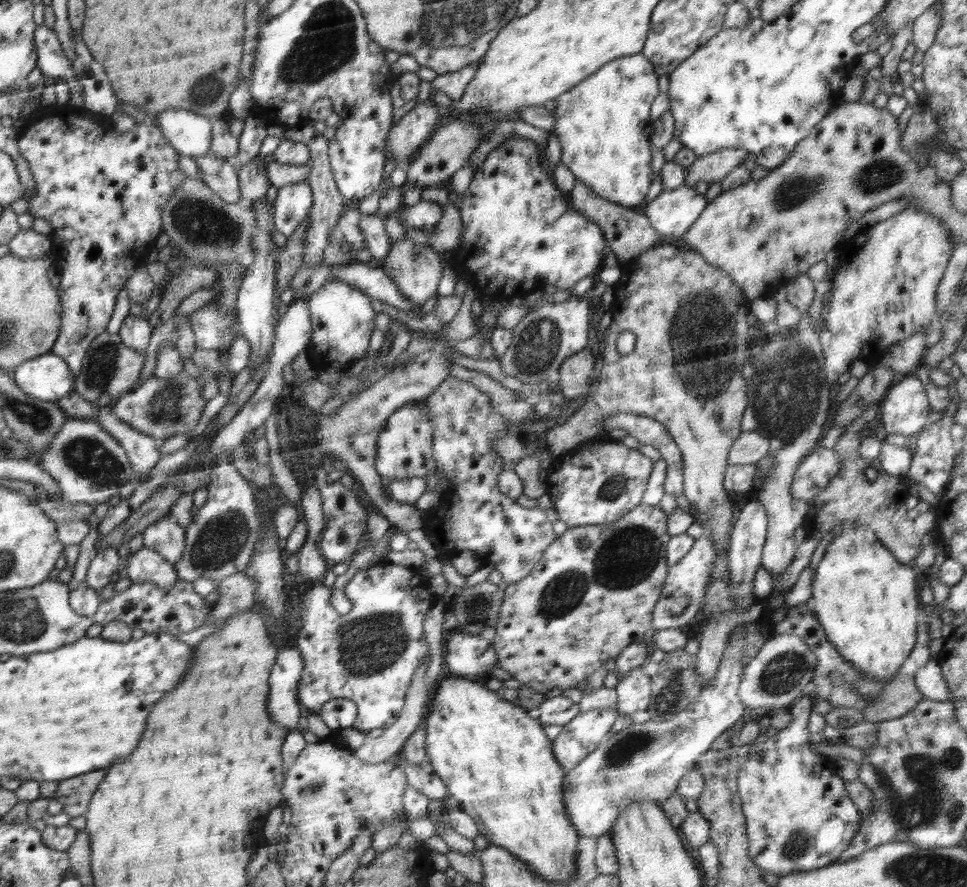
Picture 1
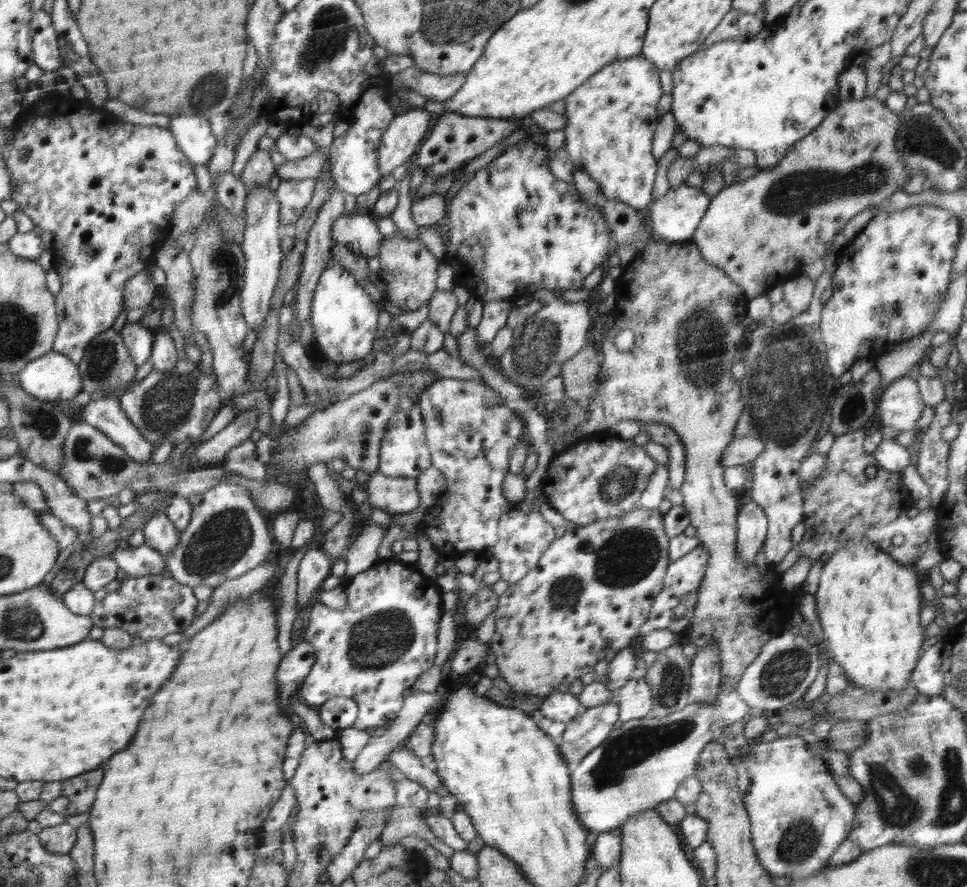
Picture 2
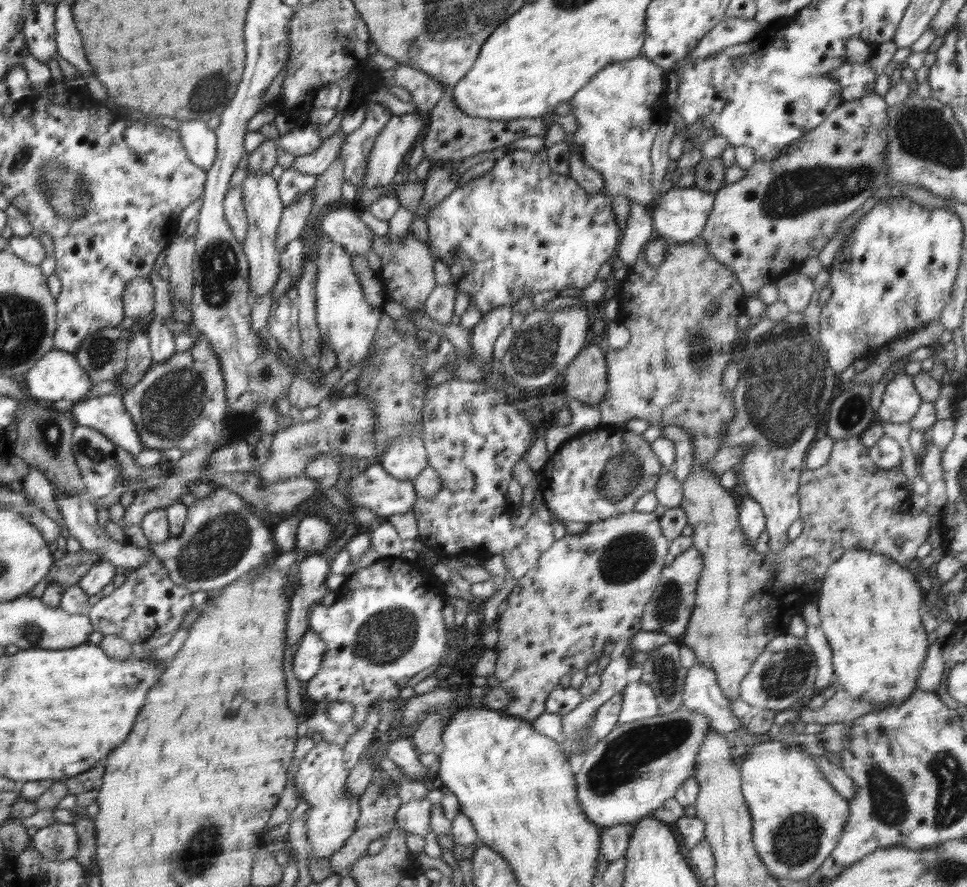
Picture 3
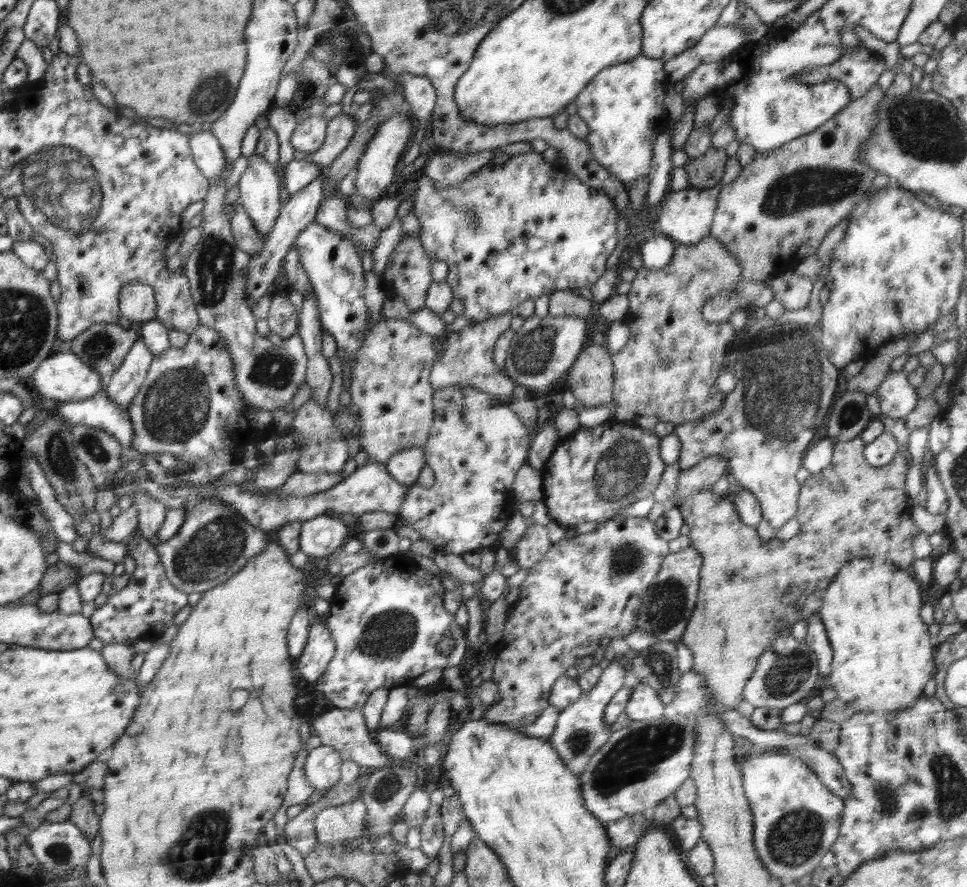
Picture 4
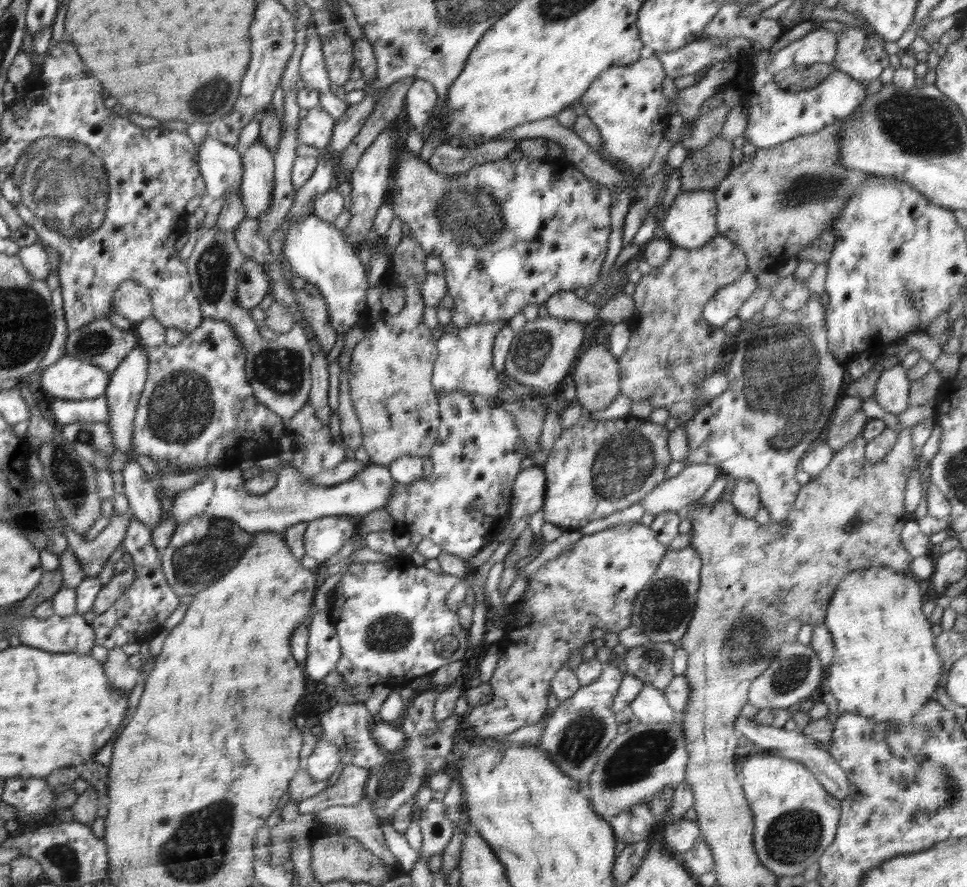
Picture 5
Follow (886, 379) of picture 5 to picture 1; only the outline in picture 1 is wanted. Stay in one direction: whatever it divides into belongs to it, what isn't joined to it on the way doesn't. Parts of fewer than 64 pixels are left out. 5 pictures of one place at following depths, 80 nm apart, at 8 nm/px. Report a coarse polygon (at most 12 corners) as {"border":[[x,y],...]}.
{"border":[[898,378],[880,401],[891,435],[909,438],[929,423],[925,386]]}

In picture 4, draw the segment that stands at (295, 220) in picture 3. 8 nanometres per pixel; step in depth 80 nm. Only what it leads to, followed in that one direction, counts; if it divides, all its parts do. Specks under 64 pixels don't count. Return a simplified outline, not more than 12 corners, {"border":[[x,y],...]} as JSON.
{"border":[[321,174],[292,194],[249,264],[252,306],[323,201]]}

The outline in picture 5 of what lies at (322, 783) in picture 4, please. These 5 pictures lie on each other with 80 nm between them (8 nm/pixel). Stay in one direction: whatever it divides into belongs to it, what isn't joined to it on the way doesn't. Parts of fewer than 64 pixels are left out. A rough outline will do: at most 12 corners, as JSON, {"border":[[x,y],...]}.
{"border":[[320,737],[308,756],[307,773],[314,781],[336,772],[339,748]]}

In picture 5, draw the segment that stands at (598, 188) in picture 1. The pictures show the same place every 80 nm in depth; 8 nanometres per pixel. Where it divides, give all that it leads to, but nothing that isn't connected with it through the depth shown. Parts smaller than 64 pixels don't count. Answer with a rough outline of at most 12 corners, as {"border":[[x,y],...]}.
{"border":[[658,57],[601,72],[577,102],[601,157],[639,175],[670,120]]}

